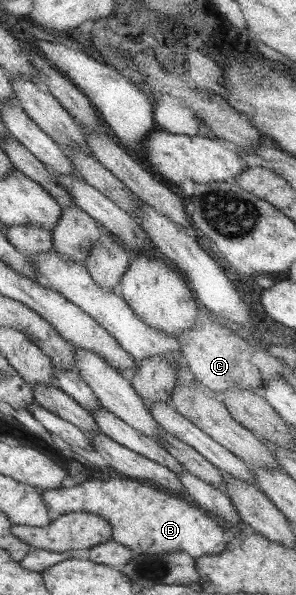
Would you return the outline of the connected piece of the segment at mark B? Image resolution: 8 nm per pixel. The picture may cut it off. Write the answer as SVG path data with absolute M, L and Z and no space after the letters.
M123 476L109 478L108 480L93 480L86 481L82 485L76 485L76 487L70 487L70 489L66 487L66 489L56 488L52 491L44 490L42 491L42 498L44 498L44 504L48 505L48 513L53 521L70 512L90 512L102 516L113 527L113 541L128 547L133 552L133 557L138 555L163 555L164 553L181 551L196 559L222 553L228 546L226 537L224 537L227 529L218 525L217 519L213 519L213 516L204 509L191 505L188 499L183 498L182 495L162 490L154 485L132 478Z

